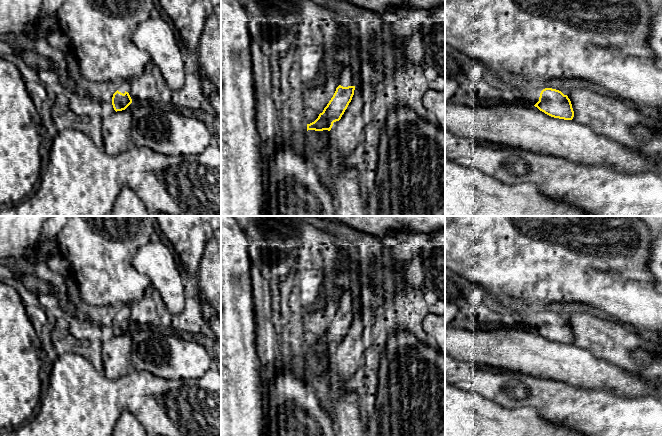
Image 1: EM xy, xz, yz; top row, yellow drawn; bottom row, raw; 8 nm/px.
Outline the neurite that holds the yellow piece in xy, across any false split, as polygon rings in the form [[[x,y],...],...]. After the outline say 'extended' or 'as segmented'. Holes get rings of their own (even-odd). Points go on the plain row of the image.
[[[127,305],[118,306],[117,313],[112,321],[112,329],[116,336],[125,334],[132,327],[132,323],[128,317],[129,307]]]; extended

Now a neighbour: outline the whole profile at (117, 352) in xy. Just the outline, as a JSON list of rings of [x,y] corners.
[[[127,334],[117,335],[103,343],[103,374],[109,379],[118,379],[134,370],[132,365],[132,338]]]

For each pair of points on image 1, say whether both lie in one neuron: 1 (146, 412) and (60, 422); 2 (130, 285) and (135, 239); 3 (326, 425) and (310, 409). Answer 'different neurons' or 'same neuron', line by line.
1: same neuron
2: same neuron
3: same neuron

